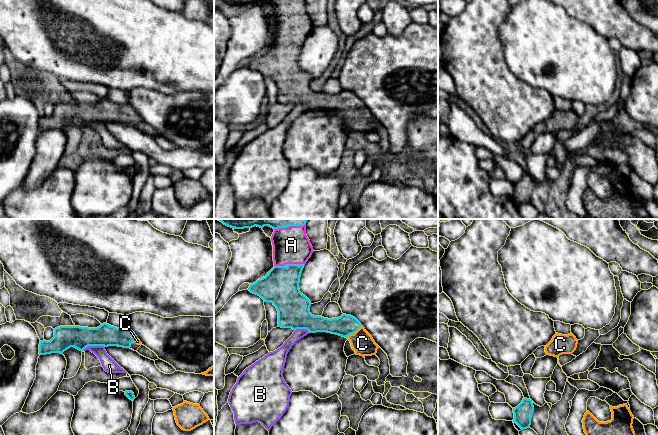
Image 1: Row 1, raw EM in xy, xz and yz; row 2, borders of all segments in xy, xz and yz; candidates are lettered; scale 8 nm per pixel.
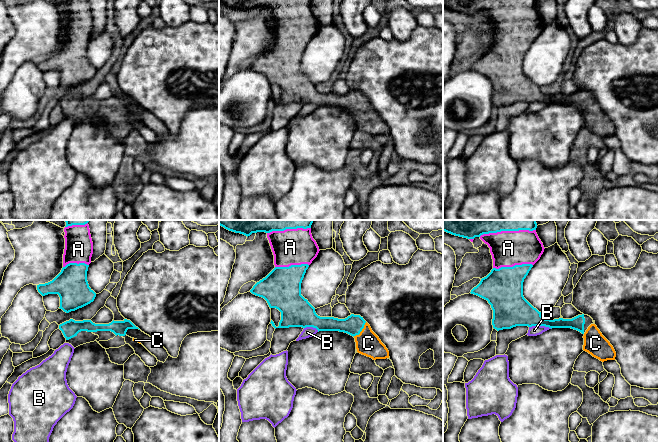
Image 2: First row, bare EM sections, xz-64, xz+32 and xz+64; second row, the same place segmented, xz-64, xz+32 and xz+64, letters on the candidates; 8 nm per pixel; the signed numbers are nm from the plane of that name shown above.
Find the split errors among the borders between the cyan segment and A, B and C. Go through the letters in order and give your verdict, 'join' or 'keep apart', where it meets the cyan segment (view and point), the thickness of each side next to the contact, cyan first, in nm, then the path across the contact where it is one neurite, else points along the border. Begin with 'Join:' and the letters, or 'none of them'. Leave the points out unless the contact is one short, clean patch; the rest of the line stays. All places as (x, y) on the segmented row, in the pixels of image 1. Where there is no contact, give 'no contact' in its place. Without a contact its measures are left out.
Join: A, C
A: join; meets cyan in xz at (289, 264); 300 nm thick on the cyan side, 300 nm on the other
B: keep apart; meets cyan in xy at (93, 345); 180 nm thick on the cyan side, 110 nm on the other; border along xy (104, 346), (87, 346), (83, 350)
C: join; meets cyan in xz at (353, 333); 160 nm thick on the cyan side, 180 nm on the other; runs through xz (344, 325), (353, 333), (362, 343)

